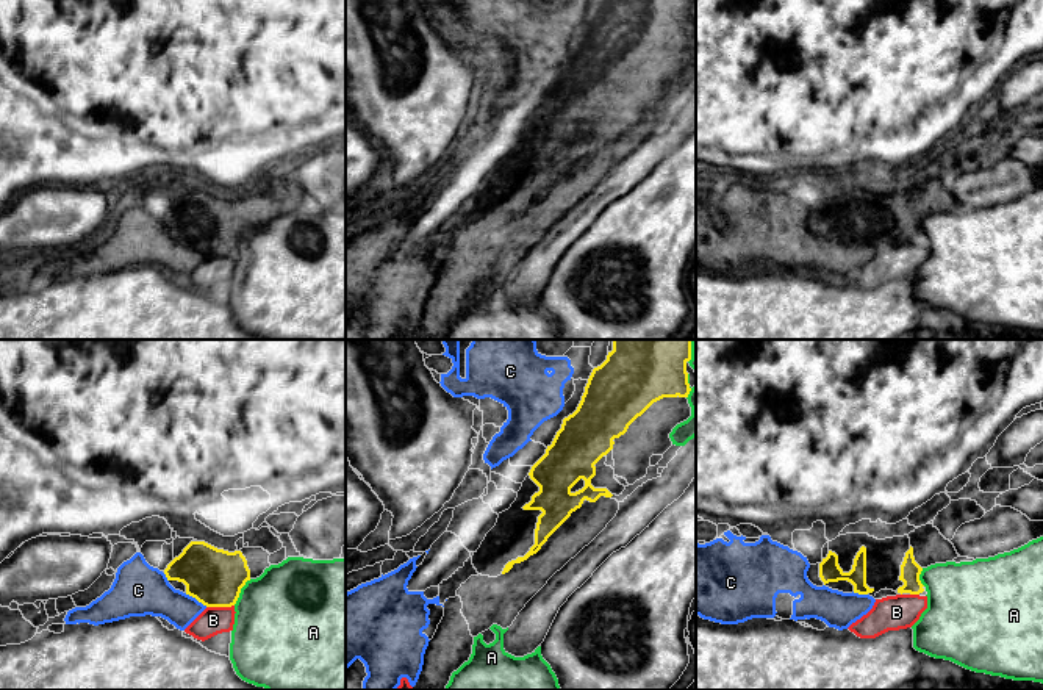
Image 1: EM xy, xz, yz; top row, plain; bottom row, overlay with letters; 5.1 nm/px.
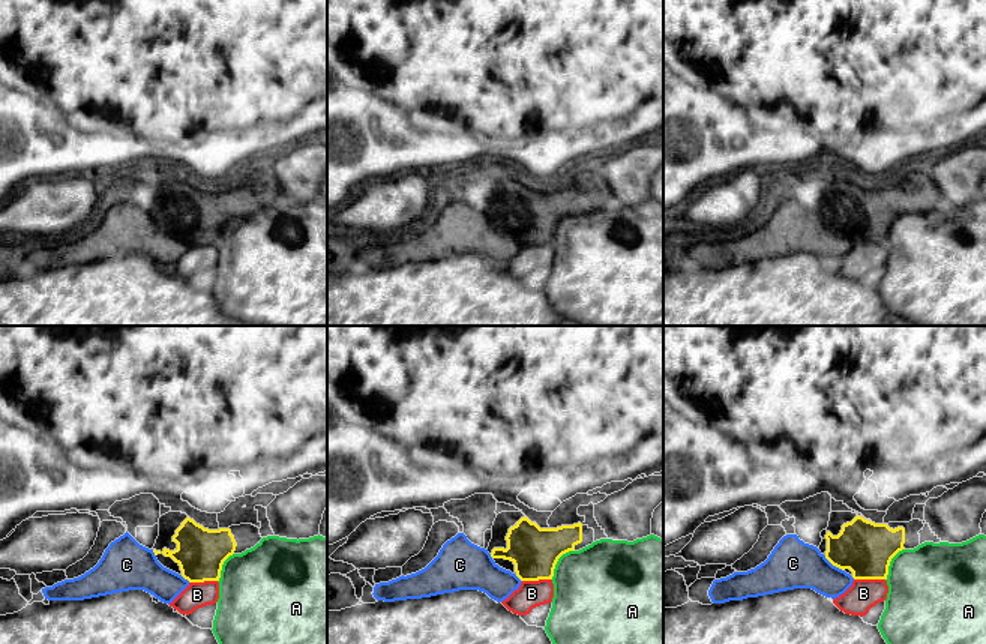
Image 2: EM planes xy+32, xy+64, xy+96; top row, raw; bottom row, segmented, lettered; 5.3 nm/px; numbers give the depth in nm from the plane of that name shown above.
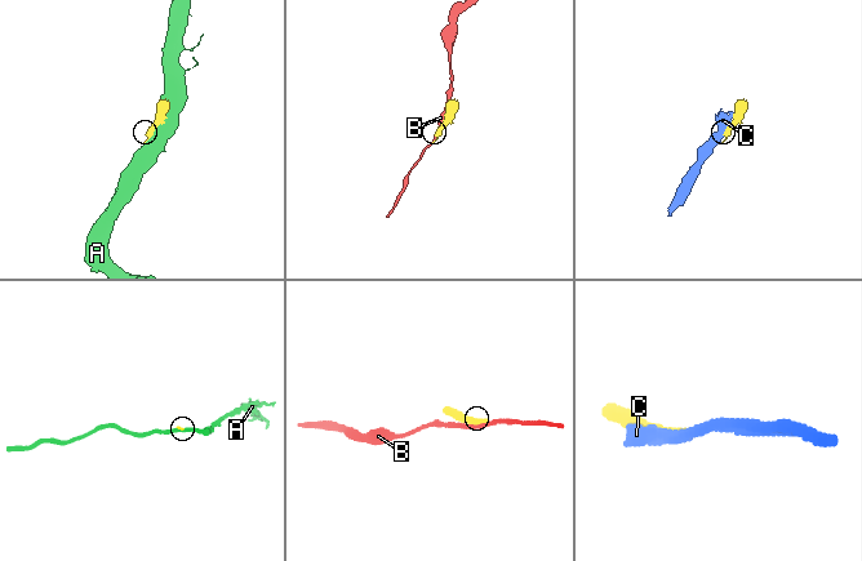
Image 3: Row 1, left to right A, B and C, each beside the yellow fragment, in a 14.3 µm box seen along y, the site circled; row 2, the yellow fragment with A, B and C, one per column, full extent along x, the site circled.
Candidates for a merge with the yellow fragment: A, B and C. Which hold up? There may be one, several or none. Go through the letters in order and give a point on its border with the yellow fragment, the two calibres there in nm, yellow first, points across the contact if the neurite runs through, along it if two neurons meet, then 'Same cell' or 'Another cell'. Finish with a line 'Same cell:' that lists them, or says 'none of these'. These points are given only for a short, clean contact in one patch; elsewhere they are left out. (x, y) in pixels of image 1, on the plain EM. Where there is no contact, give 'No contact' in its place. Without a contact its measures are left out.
A: Touches yellow at xy (240, 241). Thickness 300 nm (yellow) against 460 nm. Another cell
B: Touches yellow at xy (219, 255). Thickness 300 nm (yellow) against 140 nm. Another cell
C: Touches yellow at xy (196, 247). Thickness 300 nm (yellow) against 220 nm. Another cell
Same cell: none of these

